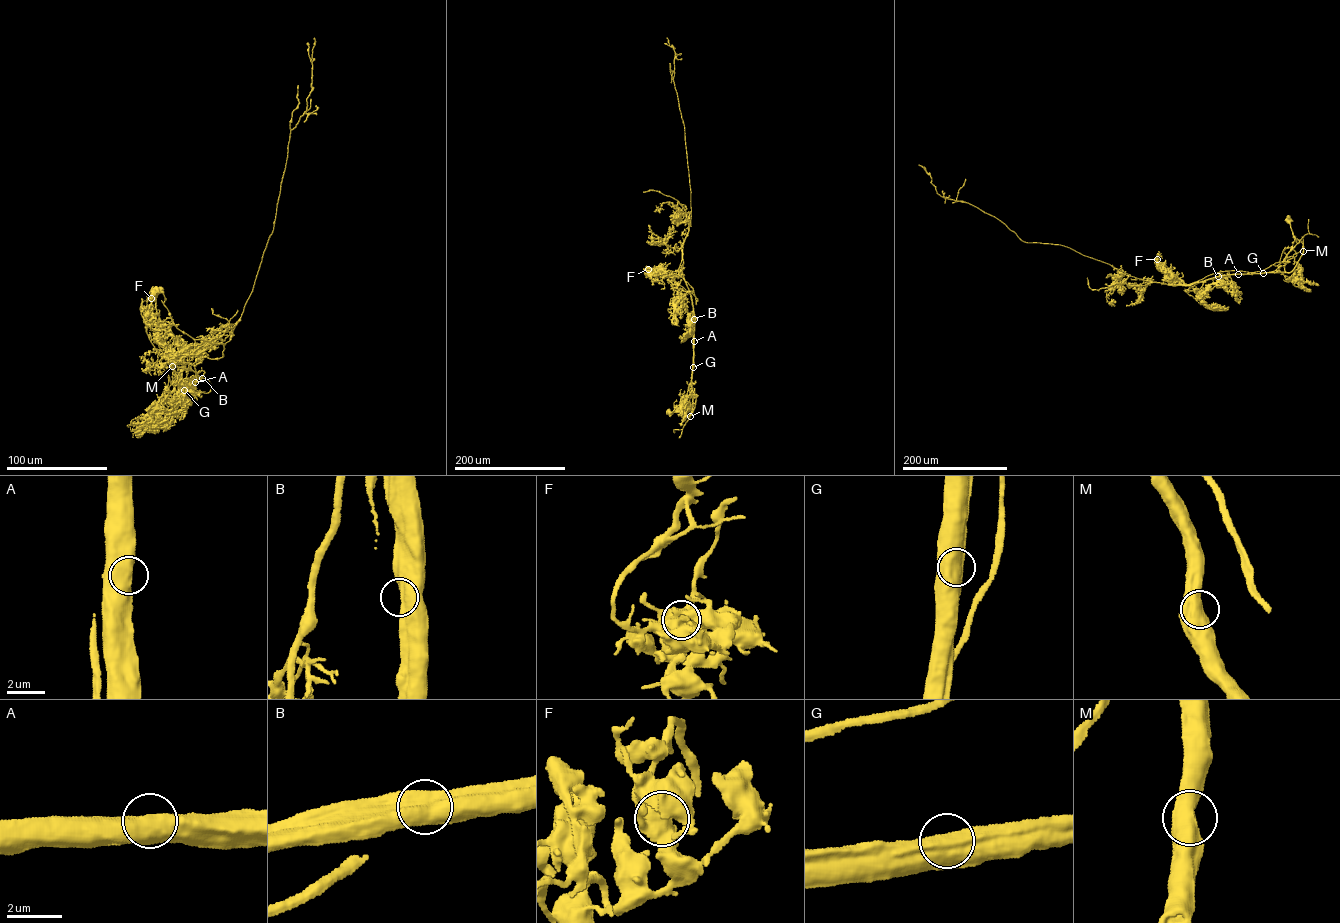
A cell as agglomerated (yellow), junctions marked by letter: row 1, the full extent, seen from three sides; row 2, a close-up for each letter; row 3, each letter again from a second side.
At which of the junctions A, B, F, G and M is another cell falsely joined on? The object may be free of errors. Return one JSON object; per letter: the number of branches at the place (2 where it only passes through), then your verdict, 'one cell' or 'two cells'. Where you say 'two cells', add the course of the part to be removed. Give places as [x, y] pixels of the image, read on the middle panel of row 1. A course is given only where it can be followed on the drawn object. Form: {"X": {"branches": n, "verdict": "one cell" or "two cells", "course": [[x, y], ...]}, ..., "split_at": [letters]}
{"A": {"branches": 1, "verdict": "one cell"}, "B": {"branches": 2, "verdict": "one cell"}, "F": {"branches": 1, "verdict": "one cell"}, "G": {"branches": 1, "verdict": "two cells", "course": [[693, 367], [693, 308], [681, 267], [691, 192], [673, 79], [675, 52], [667, 38]]}, "M": {"branches": 2, "verdict": "one cell"}, "split_at": ["G"]}

